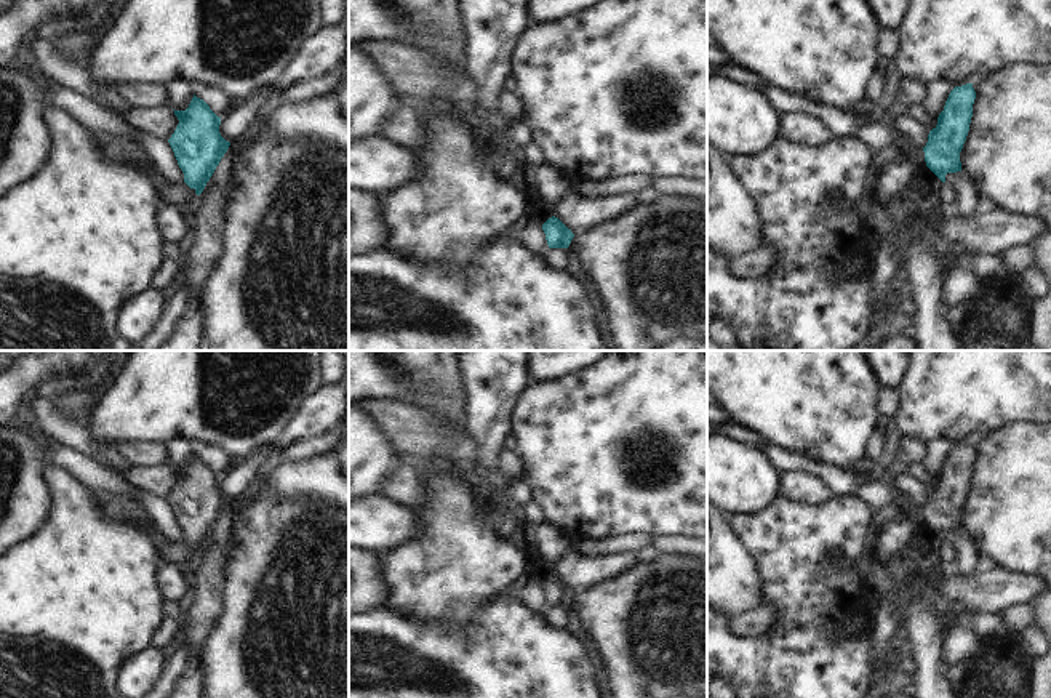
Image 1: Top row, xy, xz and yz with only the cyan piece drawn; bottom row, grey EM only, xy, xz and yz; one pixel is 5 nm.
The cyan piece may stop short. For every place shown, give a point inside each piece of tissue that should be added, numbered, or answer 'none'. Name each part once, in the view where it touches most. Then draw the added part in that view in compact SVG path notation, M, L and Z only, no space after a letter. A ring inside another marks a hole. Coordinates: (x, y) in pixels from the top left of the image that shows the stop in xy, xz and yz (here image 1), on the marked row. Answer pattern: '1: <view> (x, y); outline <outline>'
1: xy (178, 196); outline M184 183L181 186L166 184L162 187L165 207L184 207L192 202L192 189Z

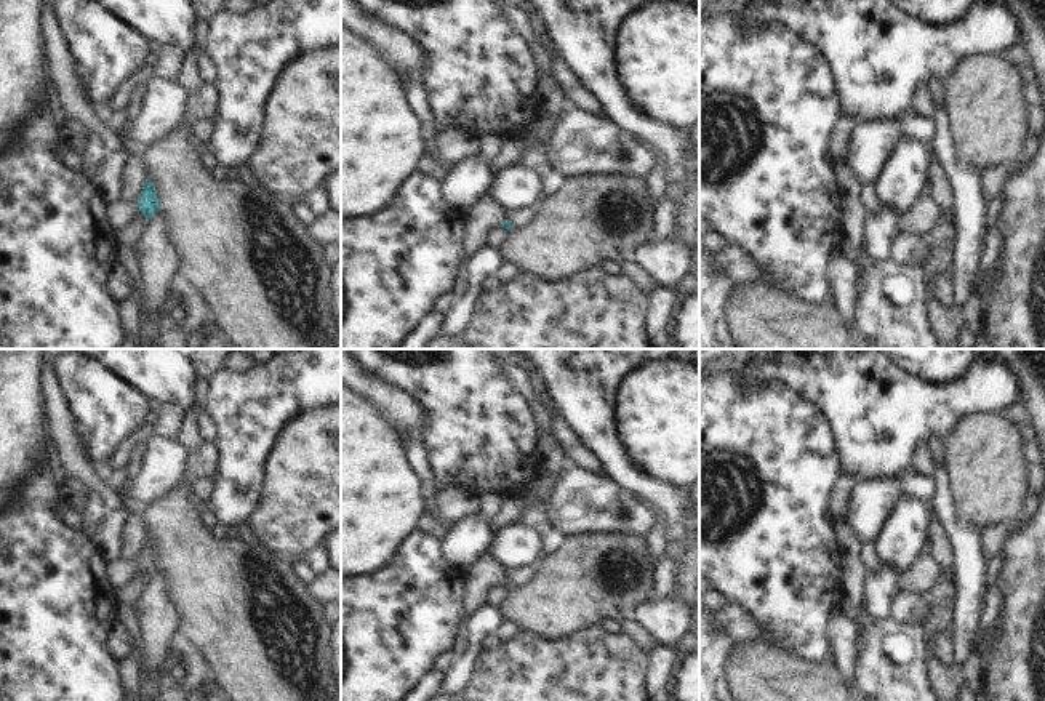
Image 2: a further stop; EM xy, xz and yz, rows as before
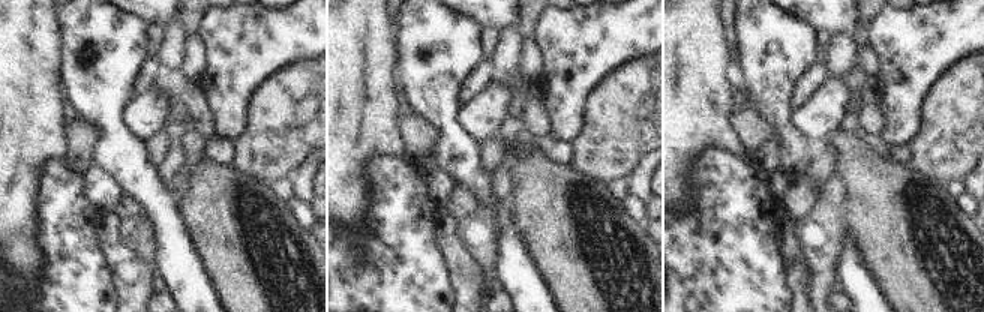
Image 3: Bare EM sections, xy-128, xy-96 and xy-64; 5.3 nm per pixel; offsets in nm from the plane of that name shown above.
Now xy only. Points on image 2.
1: xy (119, 213); outline M110 200L104 210L104 218L107 219L114 232L126 229L134 219L141 216L142 214L138 208L136 200Z

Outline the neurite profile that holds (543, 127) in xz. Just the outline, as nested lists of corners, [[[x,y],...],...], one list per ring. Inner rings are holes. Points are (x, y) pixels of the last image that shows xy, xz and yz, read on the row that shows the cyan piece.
[[[543,115],[530,123],[530,128],[538,138],[538,147],[533,149],[533,157],[543,165],[547,147],[551,146],[552,133],[557,126],[557,118]]]

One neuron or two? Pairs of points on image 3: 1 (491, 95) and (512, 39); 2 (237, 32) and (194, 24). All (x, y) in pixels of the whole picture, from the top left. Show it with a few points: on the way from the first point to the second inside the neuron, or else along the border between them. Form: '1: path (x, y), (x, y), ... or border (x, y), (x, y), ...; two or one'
1: border (494, 78), (465, 101); two
2: border (206, 15), (198, 32); two

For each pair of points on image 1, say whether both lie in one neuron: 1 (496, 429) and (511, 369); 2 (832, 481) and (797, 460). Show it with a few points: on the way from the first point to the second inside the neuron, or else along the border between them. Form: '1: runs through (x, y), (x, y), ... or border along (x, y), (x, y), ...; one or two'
1: runs through (496, 415), (496, 383); one
2: runs through (824, 473), (805, 465); one

